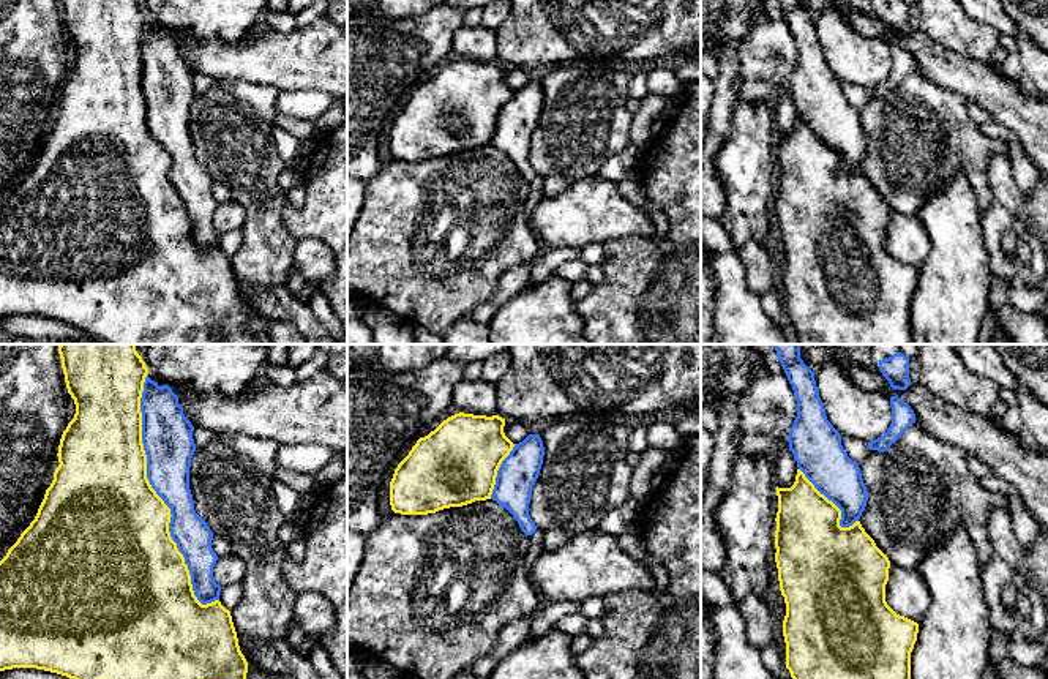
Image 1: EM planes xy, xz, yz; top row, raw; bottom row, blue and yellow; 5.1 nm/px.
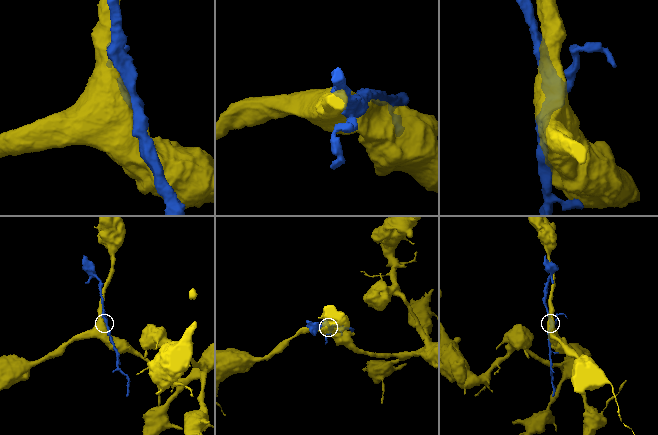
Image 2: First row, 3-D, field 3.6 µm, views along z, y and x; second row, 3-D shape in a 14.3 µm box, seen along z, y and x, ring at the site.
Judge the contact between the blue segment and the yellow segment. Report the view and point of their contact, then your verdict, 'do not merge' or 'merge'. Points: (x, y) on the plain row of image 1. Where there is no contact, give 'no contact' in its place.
meets blue in xy at (153, 135); do not merge

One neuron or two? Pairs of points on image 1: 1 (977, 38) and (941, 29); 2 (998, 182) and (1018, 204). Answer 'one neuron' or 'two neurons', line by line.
1: one neuron
2: one neuron

